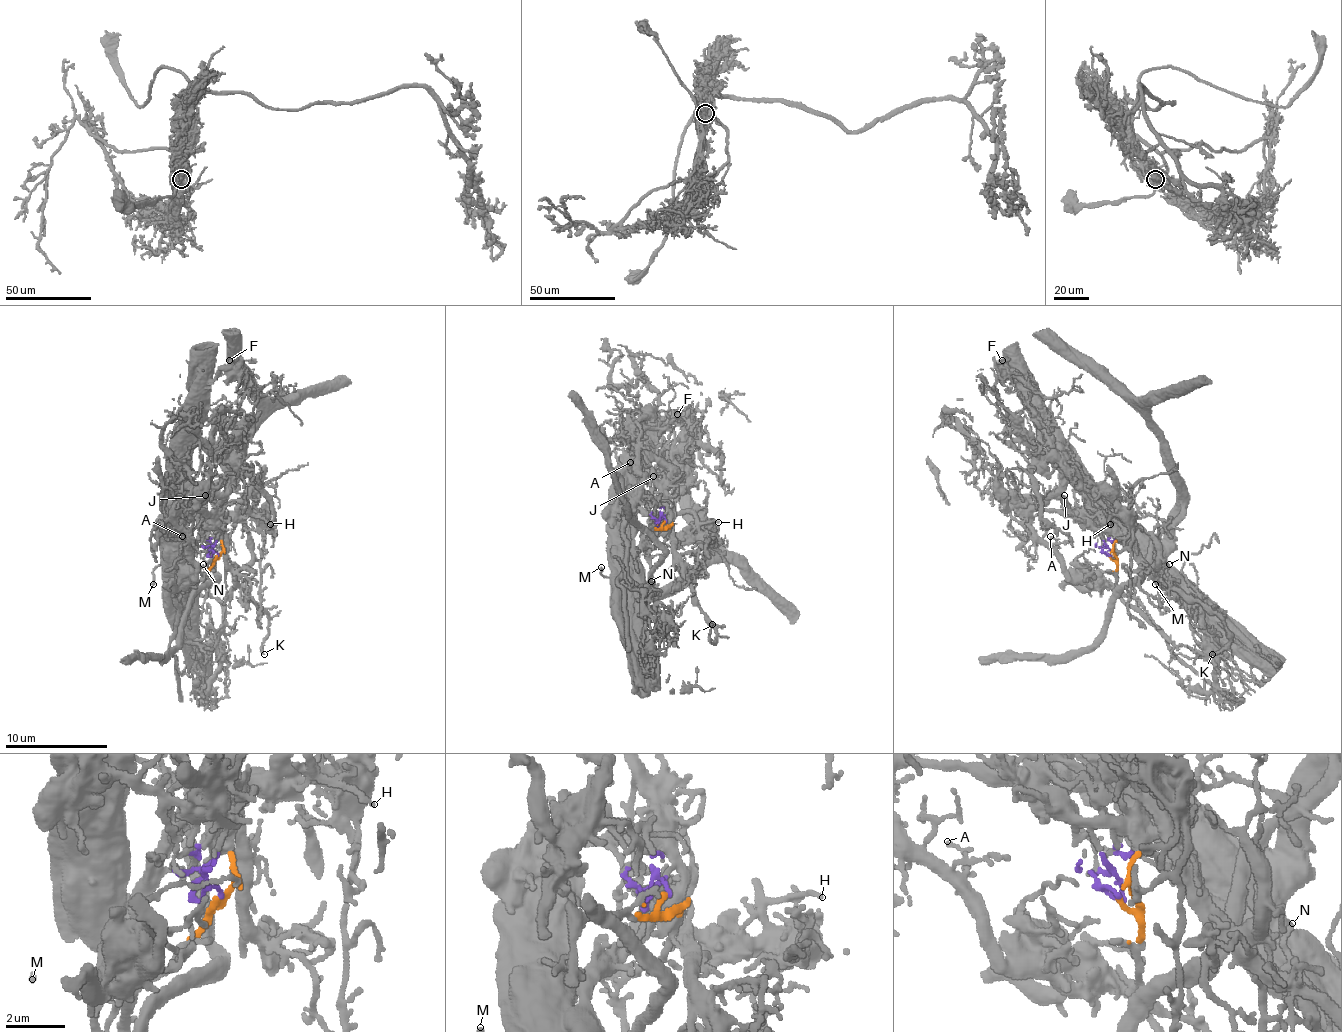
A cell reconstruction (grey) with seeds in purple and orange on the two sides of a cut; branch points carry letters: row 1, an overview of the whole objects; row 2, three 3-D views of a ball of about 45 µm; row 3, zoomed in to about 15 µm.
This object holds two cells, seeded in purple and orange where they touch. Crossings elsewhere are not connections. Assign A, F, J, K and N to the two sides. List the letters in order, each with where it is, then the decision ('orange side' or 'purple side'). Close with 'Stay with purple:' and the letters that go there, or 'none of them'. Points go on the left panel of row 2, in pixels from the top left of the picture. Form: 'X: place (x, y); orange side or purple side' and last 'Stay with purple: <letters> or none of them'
A: place (182, 536); orange side
F: place (229, 360); purple side
J: place (205, 495); purple side
K: place (264, 654); orange side
N: place (203, 564); purple side
Stay with purple: F, J, N

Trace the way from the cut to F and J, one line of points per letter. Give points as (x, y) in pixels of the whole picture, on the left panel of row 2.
F: (217, 554), (210, 543), (215, 525), (202, 505), (202, 472), (220, 426), (243, 400), (230, 359)
J: (217, 554), (212, 546), (217, 536), (217, 510), (205, 495)

